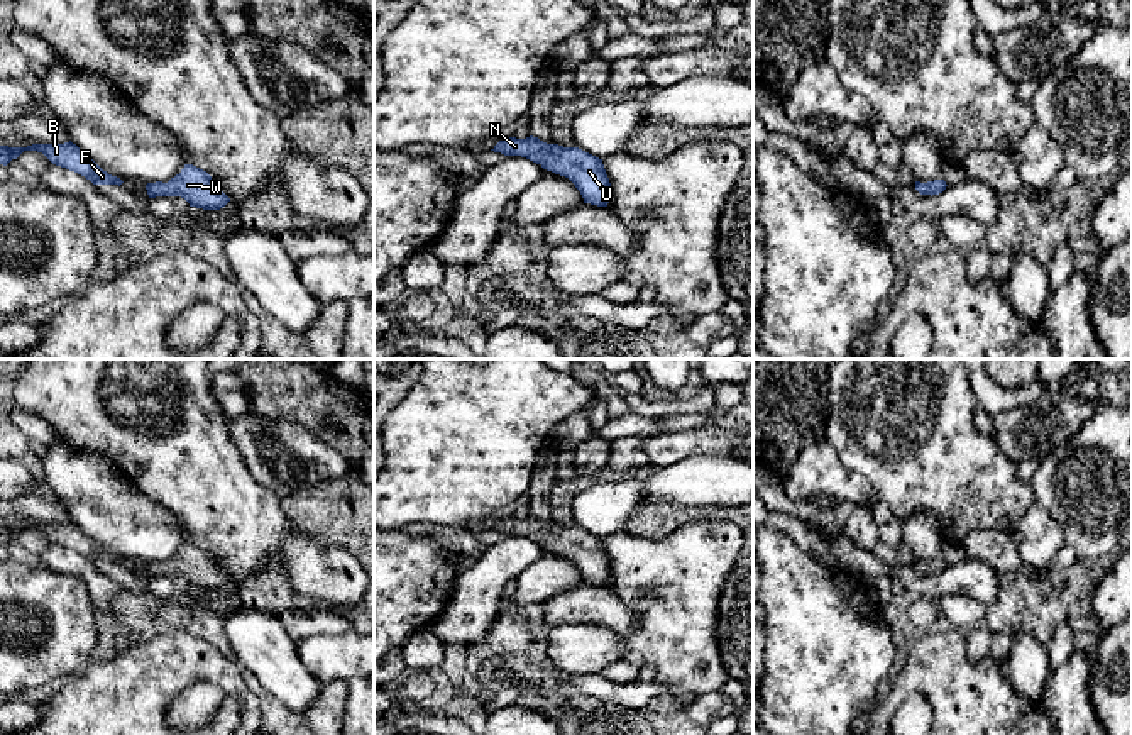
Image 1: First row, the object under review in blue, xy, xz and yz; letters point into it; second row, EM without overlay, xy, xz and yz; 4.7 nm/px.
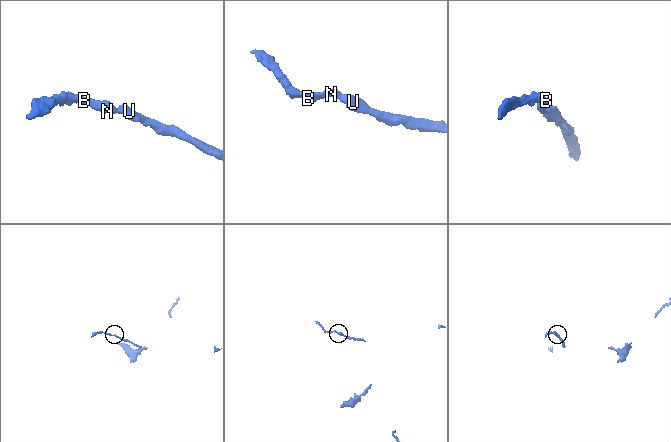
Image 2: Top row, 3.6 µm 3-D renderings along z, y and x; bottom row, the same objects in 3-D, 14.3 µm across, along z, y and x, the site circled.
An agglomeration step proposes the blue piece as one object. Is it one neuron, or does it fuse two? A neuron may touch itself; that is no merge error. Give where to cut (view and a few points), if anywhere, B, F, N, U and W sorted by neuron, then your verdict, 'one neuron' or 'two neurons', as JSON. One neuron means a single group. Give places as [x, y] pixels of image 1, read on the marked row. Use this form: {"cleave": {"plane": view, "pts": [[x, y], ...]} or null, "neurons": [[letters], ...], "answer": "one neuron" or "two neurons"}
{"cleave": null, "neurons": [["B", "F", "N", "U", "W"]], "answer": "one neuron"}

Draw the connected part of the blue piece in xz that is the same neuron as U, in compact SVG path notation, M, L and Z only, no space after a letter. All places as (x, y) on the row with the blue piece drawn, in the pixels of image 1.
M530 135L503 139L491 151L526 158L547 171L569 178L580 191L584 203L607 207L611 200L611 183L602 159L579 147L547 144Z

